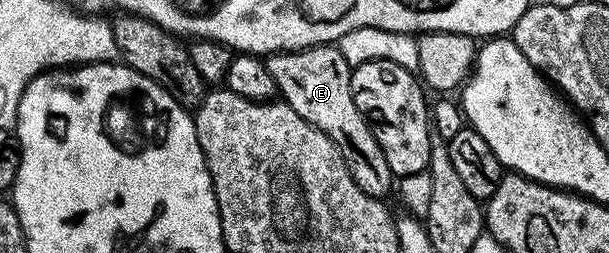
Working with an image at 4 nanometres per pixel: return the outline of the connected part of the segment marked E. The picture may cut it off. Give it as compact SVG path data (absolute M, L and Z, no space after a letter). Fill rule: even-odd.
M322 45L309 47L306 51L278 53L268 56L264 64L267 73L275 77L280 98L291 105L299 117L331 137L333 144L341 151L355 185L359 185L363 193L384 200L385 194L394 190L395 177L391 173L391 165L387 165L387 157L383 157L379 141L375 141L375 133L369 128L369 122L355 105L355 97L351 93L353 73L339 47Z

